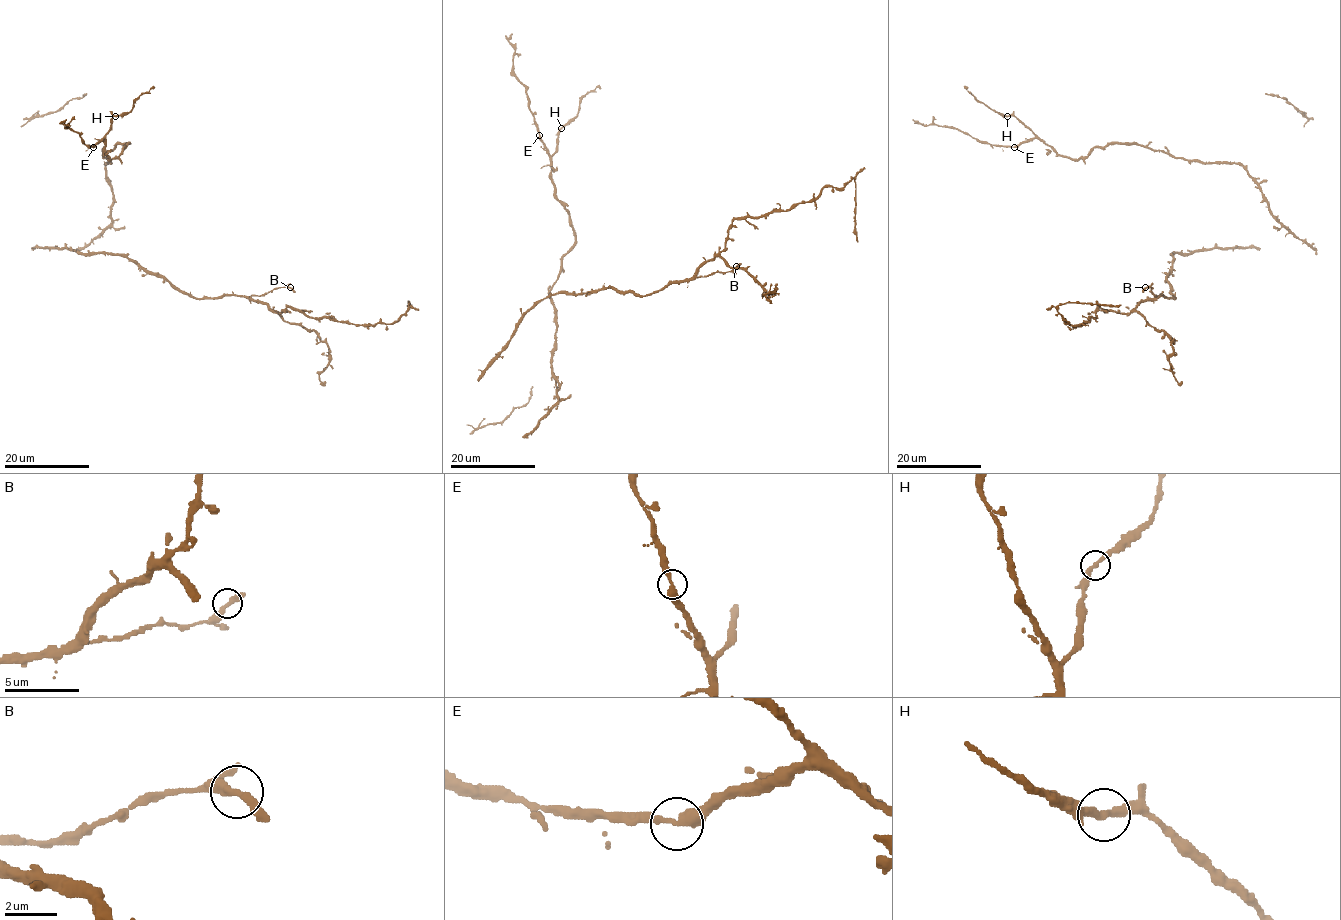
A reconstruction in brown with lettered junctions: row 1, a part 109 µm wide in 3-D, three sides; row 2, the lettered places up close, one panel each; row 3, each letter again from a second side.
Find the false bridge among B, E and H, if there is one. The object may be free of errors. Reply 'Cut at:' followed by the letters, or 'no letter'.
Cut at: no letter

